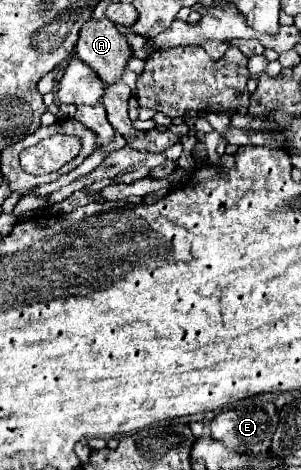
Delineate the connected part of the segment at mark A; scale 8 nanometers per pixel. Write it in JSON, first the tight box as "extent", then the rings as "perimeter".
{"extent":[75,18,133,84],"perimeter":[[[105,18],[101,22],[89,20],[83,26],[75,54],[91,66],[105,84],[115,84],[115,80],[119,80],[119,76],[127,70],[133,50],[125,34],[121,34],[117,26]]]}

